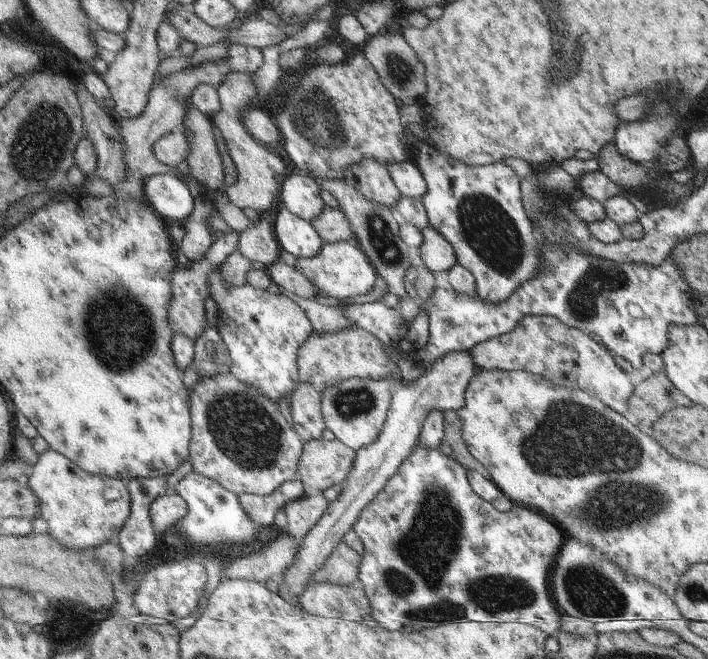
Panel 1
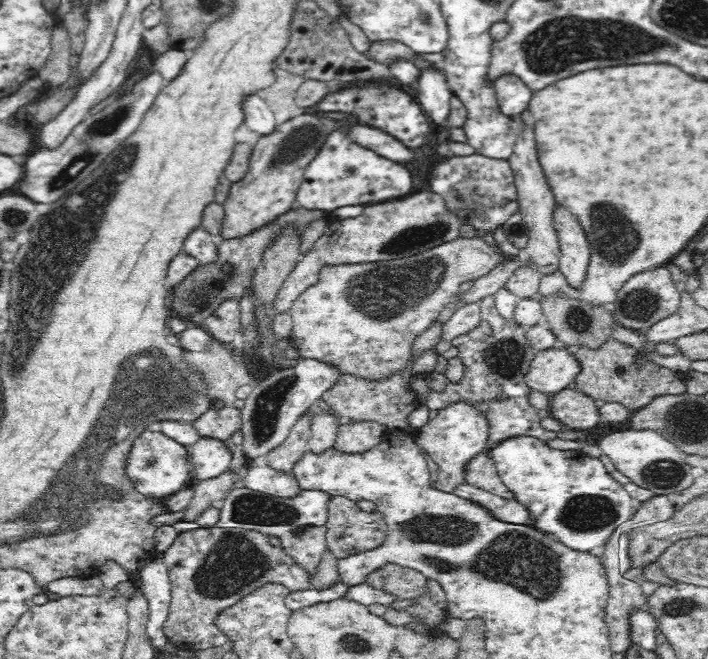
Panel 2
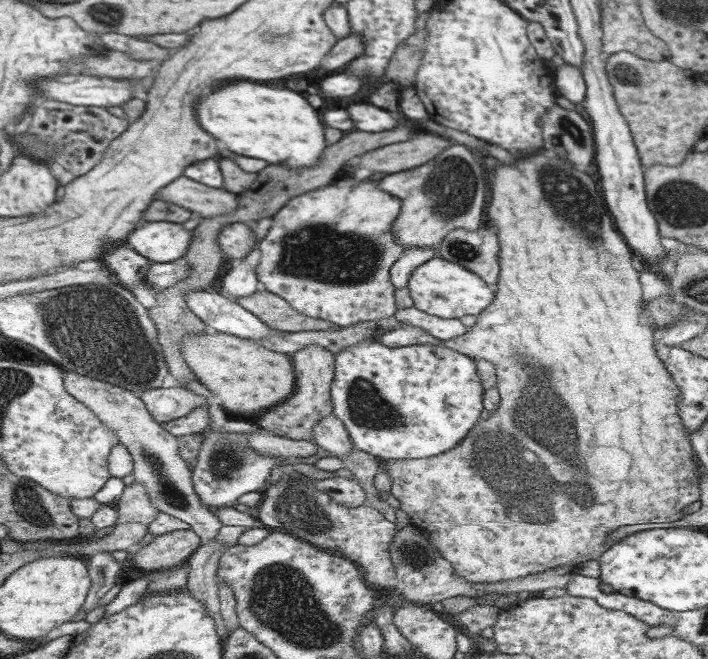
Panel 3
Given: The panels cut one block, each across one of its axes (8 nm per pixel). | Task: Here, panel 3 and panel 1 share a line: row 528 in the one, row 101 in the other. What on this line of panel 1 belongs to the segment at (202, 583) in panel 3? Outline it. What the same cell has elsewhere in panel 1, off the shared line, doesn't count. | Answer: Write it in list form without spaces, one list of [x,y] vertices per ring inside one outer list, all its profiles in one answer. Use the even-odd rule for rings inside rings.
[[[229,71],[218,84],[217,98],[219,99],[220,111],[210,116],[210,121],[216,126],[225,141],[227,156],[231,158],[237,172],[237,179],[233,184],[226,185],[225,196],[227,200],[237,208],[252,208],[259,214],[271,206],[273,200],[277,200],[280,184],[288,174],[297,172],[293,167],[286,168],[283,160],[276,153],[257,142],[247,131],[240,119],[240,111],[244,105],[254,96],[253,87],[254,73],[243,71]]]

